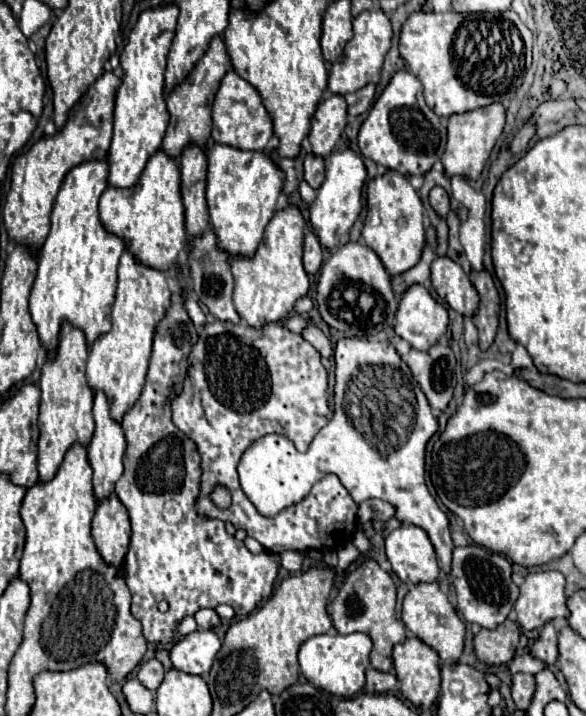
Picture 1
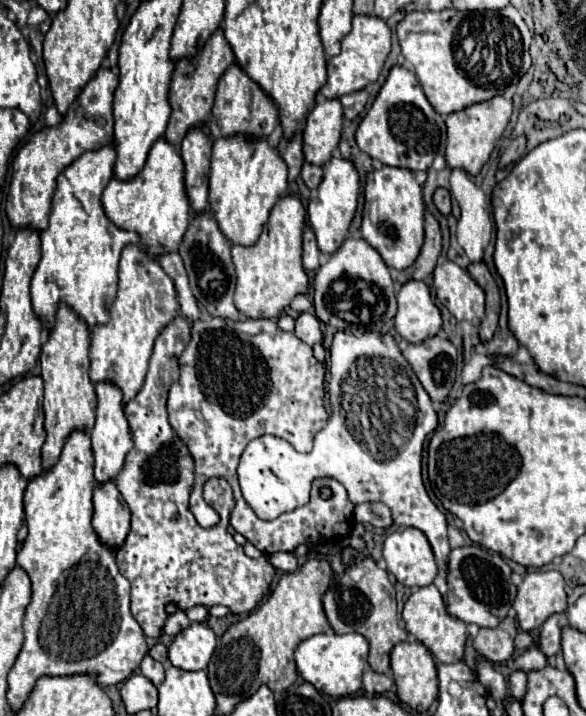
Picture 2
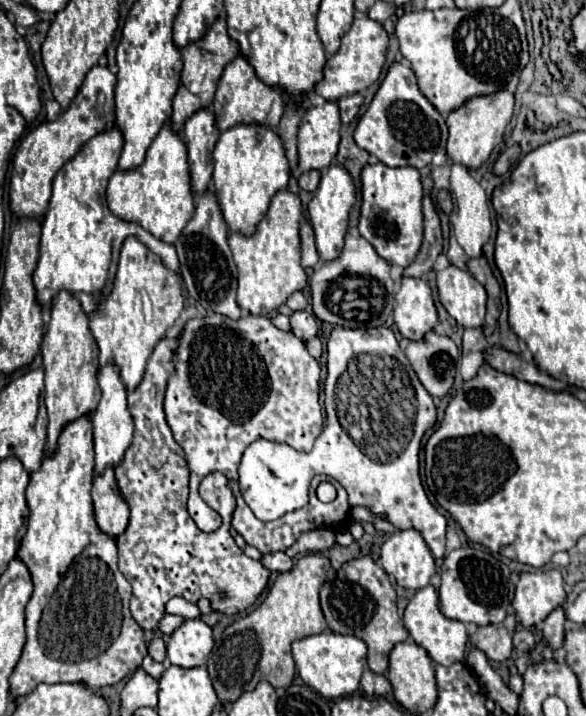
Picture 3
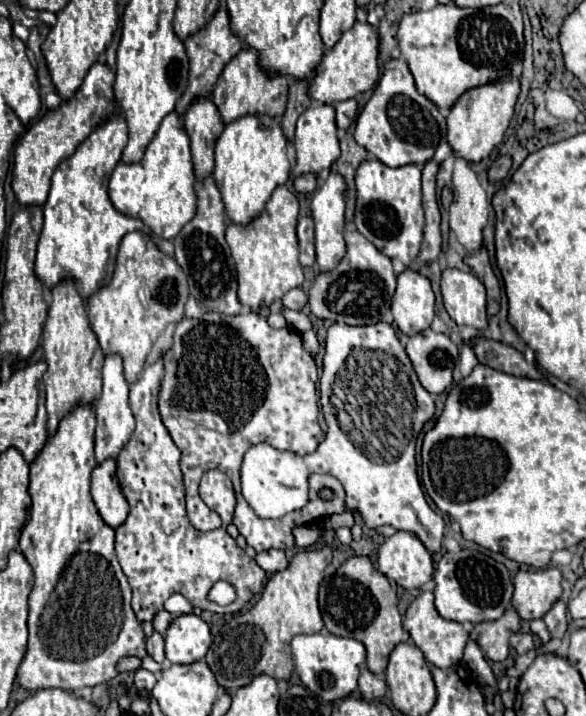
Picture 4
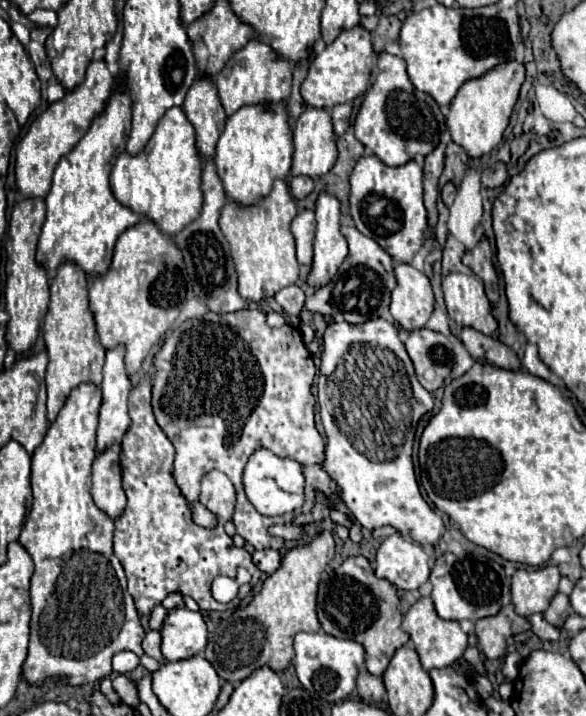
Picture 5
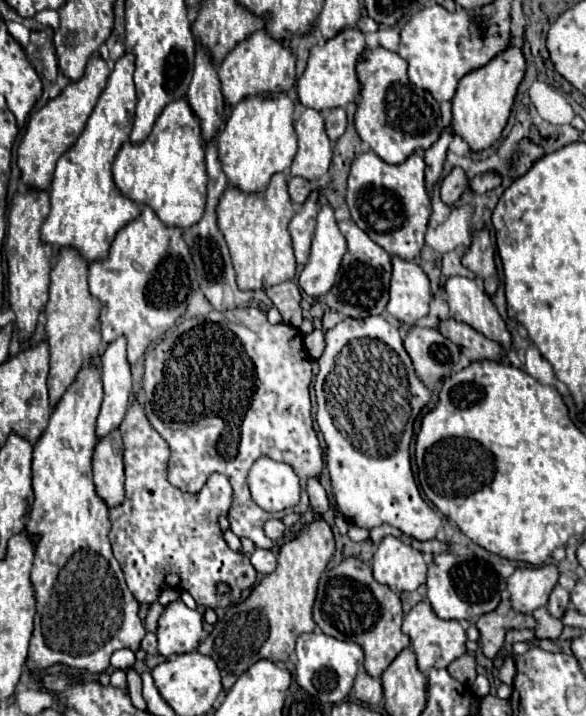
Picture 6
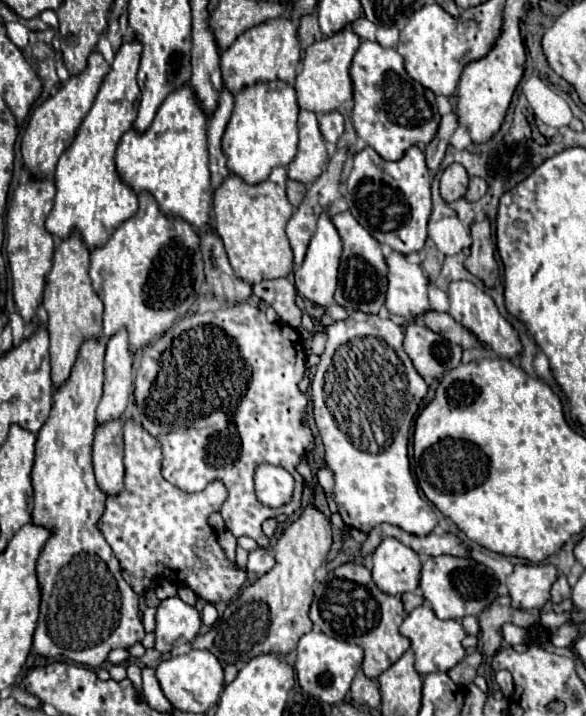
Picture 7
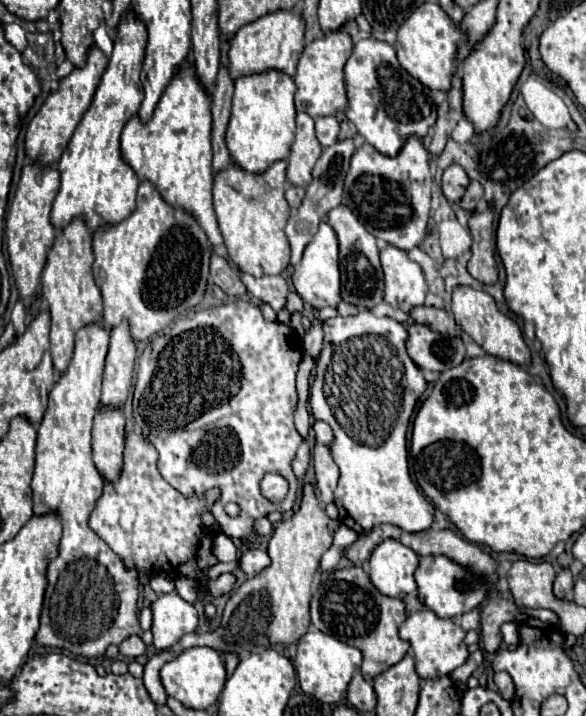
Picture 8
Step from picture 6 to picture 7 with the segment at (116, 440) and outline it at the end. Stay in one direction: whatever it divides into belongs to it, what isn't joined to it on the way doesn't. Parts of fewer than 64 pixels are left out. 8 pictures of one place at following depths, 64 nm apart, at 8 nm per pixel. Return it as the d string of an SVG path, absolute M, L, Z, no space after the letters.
M108 420L96 426L94 434L94 474L100 488L106 494L116 494L124 480L124 440L122 440L122 420Z

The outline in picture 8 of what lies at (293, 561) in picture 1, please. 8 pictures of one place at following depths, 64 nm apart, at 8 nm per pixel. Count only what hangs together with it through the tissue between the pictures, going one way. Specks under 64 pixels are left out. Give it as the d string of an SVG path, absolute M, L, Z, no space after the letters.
M244 548L238 562L240 562L240 570L246 576L254 576L256 572L264 570L270 564L270 558L268 558L266 550L260 550L260 548Z

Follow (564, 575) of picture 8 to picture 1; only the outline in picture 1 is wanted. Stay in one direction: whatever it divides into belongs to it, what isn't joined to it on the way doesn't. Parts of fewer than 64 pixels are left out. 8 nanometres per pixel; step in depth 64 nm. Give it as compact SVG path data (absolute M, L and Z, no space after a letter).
M552 620L540 630L540 638L534 642L530 652L536 658L540 658L546 666L556 662L556 658L558 658L558 632L556 632Z

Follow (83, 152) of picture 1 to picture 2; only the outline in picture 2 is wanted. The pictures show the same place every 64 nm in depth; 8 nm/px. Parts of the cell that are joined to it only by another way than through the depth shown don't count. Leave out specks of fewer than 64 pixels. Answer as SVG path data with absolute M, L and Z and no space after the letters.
M100 68L76 98L76 104L72 106L70 114L64 116L62 122L58 122L56 126L46 126L40 132L32 134L28 142L18 150L12 162L12 182L6 198L6 214L12 226L16 228L30 226L36 230L44 230L48 226L48 212L56 188L56 176L82 152L96 150L112 138L114 132L112 100L116 86L118 76L106 68Z

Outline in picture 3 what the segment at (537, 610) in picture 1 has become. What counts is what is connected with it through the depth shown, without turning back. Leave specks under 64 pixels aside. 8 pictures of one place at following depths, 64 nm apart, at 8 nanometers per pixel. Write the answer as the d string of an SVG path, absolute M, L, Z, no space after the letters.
M560 570L522 572L516 584L514 610L524 628L540 626L544 618L564 602L564 580Z

